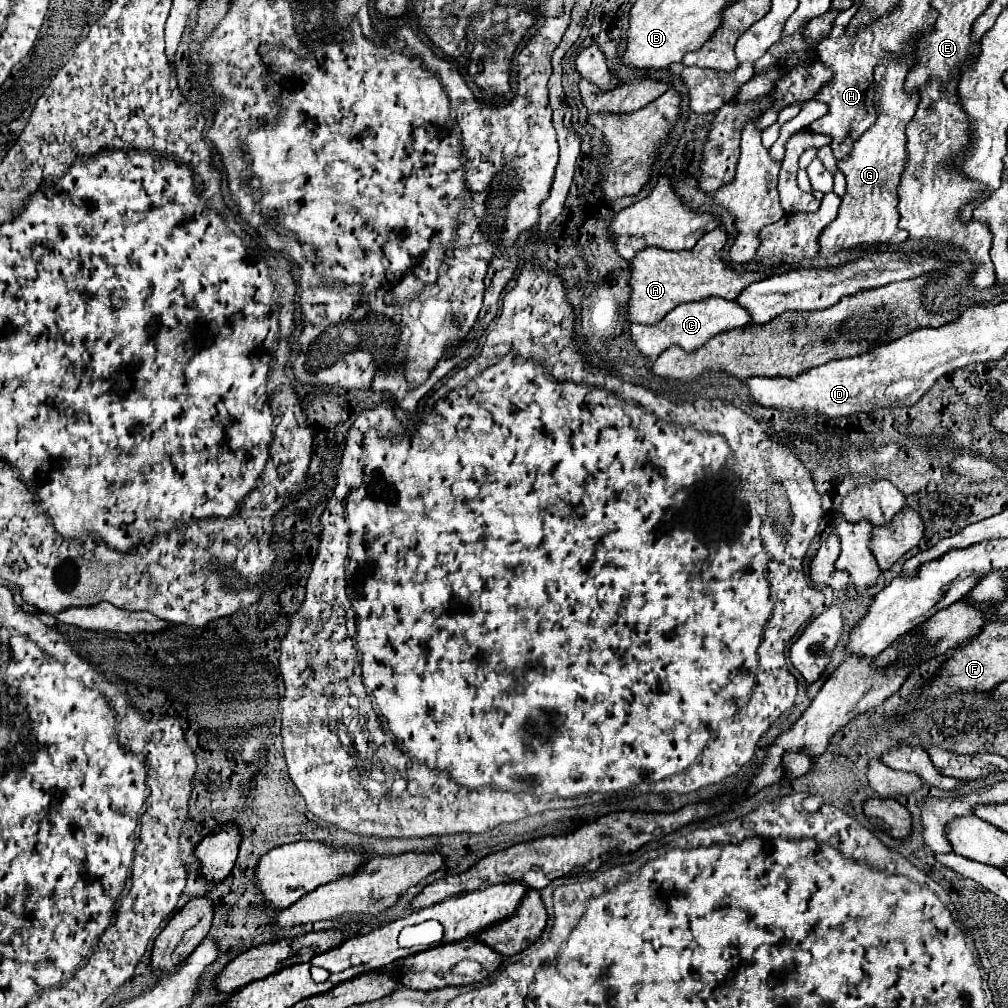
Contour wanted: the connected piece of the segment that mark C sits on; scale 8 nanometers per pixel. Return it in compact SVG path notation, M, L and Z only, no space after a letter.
M711 297L695 303L683 303L677 305L671 313L667 313L659 323L655 325L631 325L631 341L637 345L641 355L645 357L659 357L667 347L681 345L685 351L695 351L697 347L703 347L707 341L711 341L715 335L749 325L749 315L741 311L741 307L735 301L727 301L721 297Z

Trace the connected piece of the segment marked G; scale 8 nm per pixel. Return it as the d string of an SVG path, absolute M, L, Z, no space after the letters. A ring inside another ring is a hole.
M881 63L875 69L875 107L879 107L879 119L871 127L871 131L865 131L859 137L859 143L855 143L855 147L853 147L851 159L837 161L839 171L847 179L847 191L841 197L839 215L819 235L819 253L835 253L835 251L855 249L855 247L857 249L861 249L861 247L867 249L867 247L875 247L875 245L897 247L897 245L901 245L901 243L907 241L907 233L897 229L897 223L899 223L897 189L899 189L899 183L901 183L901 173L903 173L905 163L907 163L905 127L913 119L915 109L919 105L919 99L915 99L915 95L907 95L903 91L903 81L905 81L907 73L909 73L909 69L903 67L903 63Z

